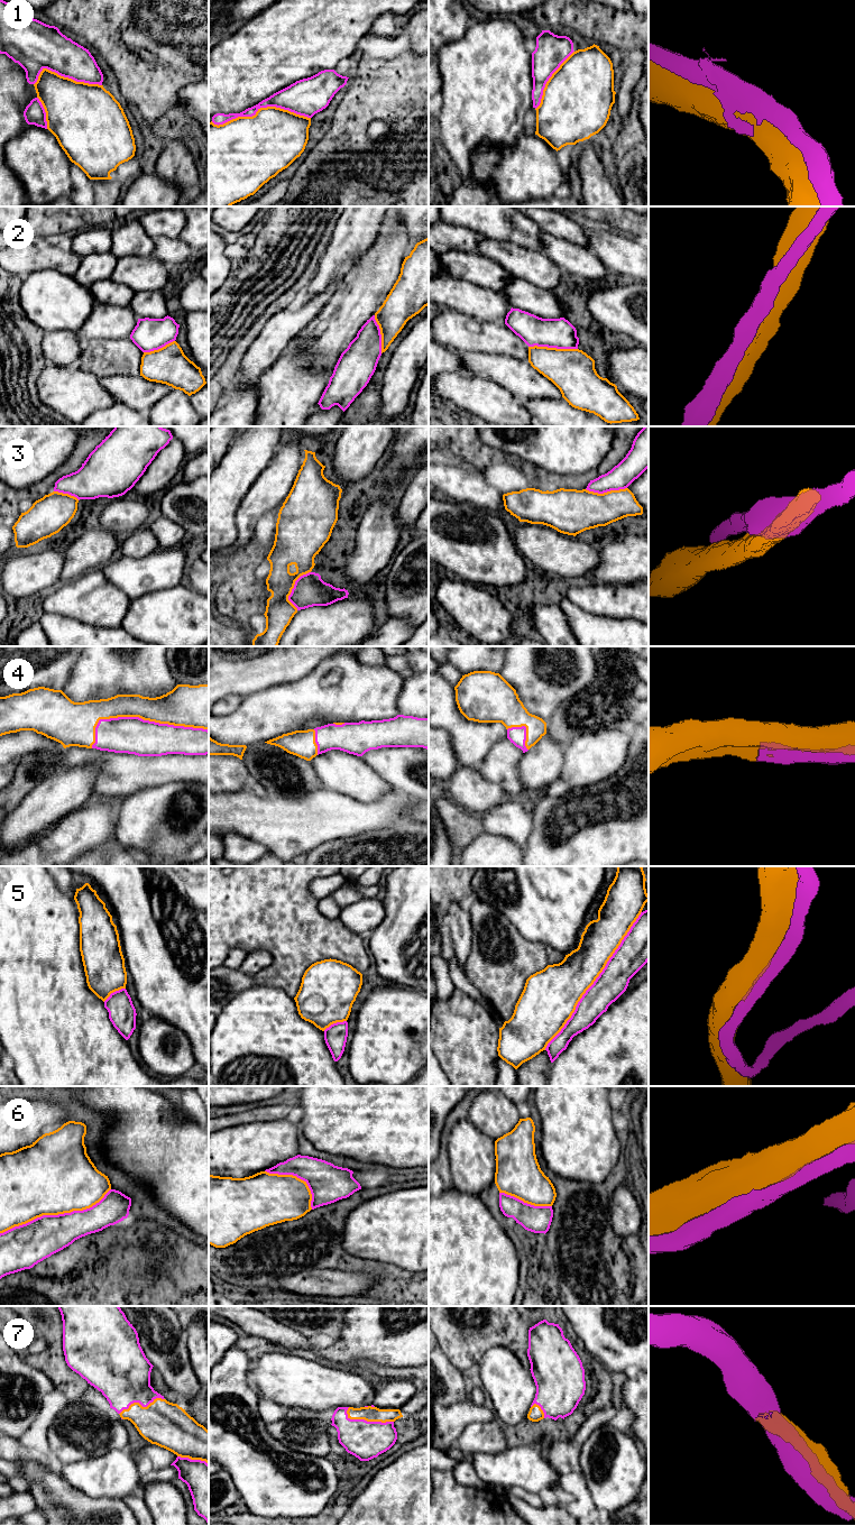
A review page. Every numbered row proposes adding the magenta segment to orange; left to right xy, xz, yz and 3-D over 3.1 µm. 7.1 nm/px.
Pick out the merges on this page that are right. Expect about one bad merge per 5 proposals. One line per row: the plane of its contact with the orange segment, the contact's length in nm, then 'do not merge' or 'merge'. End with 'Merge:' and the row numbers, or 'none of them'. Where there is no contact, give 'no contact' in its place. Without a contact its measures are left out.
1: meets orange in xz; contact 700 nm long; merge
2: meets orange in yz; contact 360 nm long; do not merge
3: meets orange in xz; contact 300 nm long; do not merge
4: meets orange in xy; contact 850 nm long; merge
5: meets orange in yz; contact 1200 nm long; merge
6: meets orange in xy; contact 850 nm long; merge
7: meets orange in xz; contact 360 nm long; merge
Merge: 1, 4, 5, 6, 7

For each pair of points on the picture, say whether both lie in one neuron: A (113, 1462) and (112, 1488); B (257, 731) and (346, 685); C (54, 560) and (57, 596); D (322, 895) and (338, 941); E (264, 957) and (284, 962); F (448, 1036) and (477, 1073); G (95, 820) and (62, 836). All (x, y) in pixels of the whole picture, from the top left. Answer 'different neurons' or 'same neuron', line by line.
A: same neuron
B: same neuron
C: different neurons
D: different neurons
E: different neurons
F: same neuron
G: same neuron

